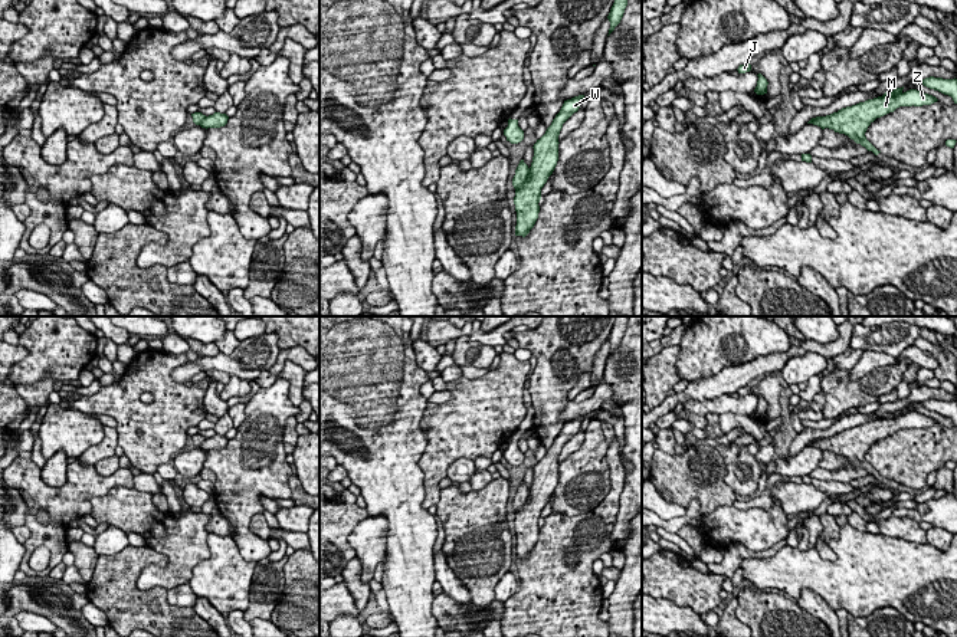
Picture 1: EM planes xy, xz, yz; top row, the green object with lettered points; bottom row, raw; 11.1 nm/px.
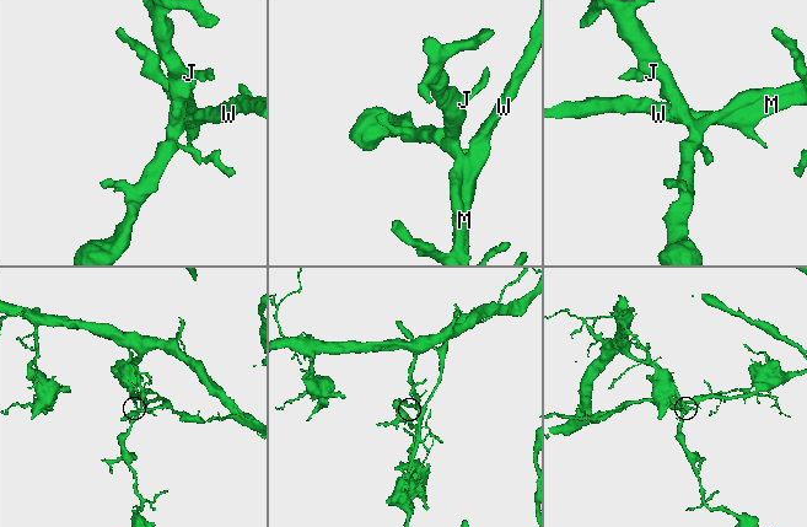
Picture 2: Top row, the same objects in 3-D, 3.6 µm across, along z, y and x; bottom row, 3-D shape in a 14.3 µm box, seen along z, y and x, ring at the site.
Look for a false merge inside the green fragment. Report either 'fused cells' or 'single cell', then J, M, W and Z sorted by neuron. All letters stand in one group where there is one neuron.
fused cells; J / M W Z

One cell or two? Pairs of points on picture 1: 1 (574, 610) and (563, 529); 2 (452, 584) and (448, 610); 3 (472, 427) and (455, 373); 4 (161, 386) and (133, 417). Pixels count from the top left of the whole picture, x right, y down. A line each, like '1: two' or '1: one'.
1: one
2: two
3: two
4: one

